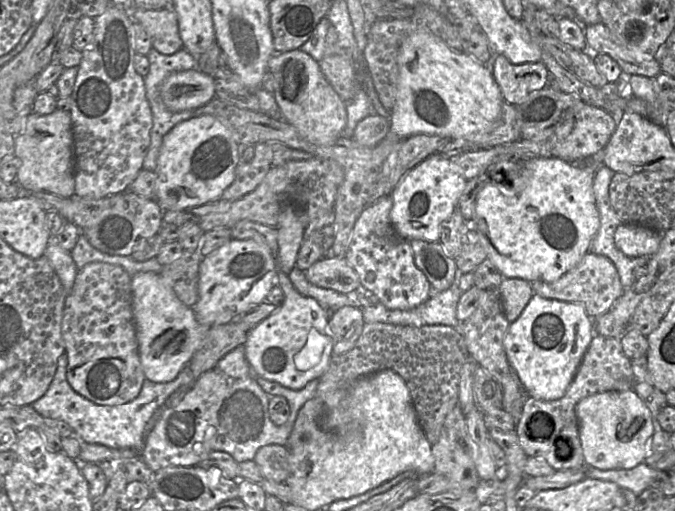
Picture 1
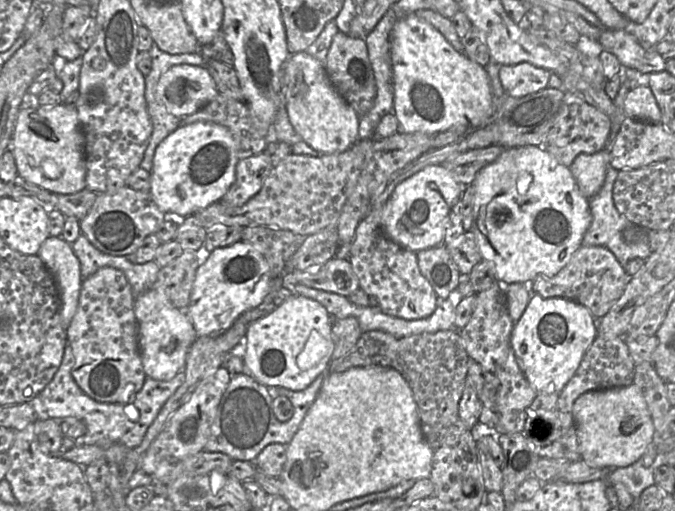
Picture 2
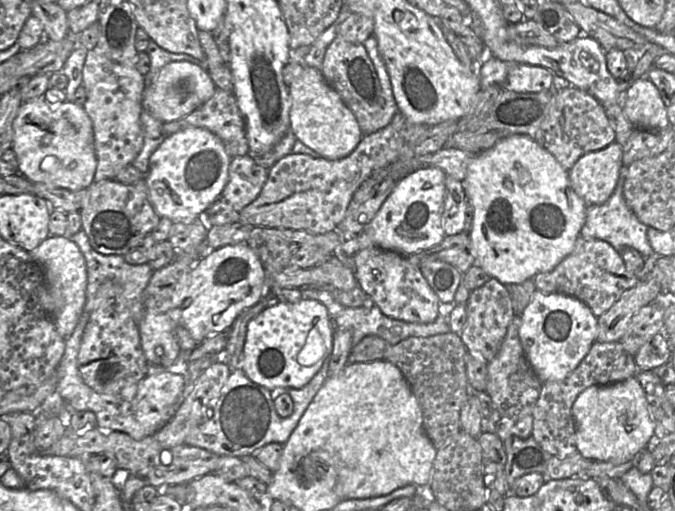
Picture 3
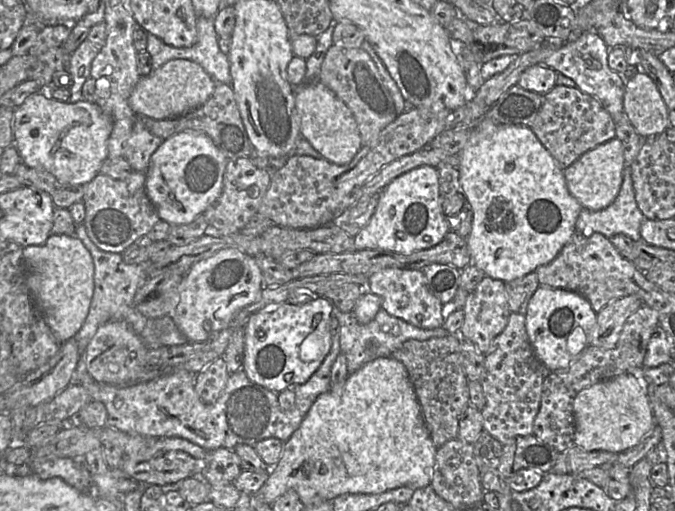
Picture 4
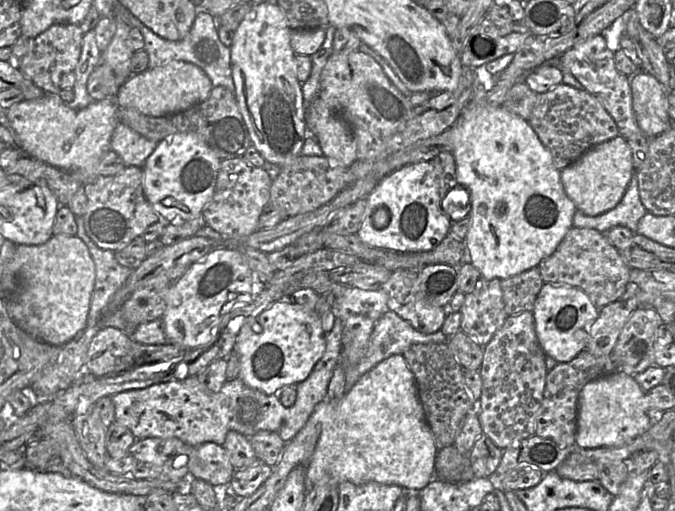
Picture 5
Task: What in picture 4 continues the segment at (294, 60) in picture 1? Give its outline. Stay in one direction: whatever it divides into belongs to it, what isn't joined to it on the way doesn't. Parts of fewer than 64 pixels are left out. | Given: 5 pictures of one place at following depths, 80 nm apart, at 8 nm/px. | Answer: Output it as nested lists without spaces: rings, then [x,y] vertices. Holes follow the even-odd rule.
[[[320,80],[303,83],[295,87],[295,107],[301,137],[305,138],[324,159],[338,165],[346,165],[352,161],[362,147],[359,128],[352,111],[334,92]]]

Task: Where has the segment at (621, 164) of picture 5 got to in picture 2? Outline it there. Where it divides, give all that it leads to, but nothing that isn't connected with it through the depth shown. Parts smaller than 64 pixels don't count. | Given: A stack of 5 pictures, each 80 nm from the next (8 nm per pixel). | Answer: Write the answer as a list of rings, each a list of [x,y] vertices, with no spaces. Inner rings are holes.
[[[608,149],[592,154],[579,154],[569,167],[580,192],[587,199],[596,195],[601,189],[610,161]]]

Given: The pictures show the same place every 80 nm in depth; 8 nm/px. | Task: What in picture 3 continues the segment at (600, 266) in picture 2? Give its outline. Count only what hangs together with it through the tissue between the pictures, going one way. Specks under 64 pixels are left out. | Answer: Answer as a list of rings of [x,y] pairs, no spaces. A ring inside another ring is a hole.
[[[579,236],[574,248],[552,271],[539,273],[534,278],[536,290],[544,294],[563,294],[585,303],[595,317],[603,313],[638,282],[638,274],[629,272],[620,253],[608,242],[600,239],[584,239]]]

